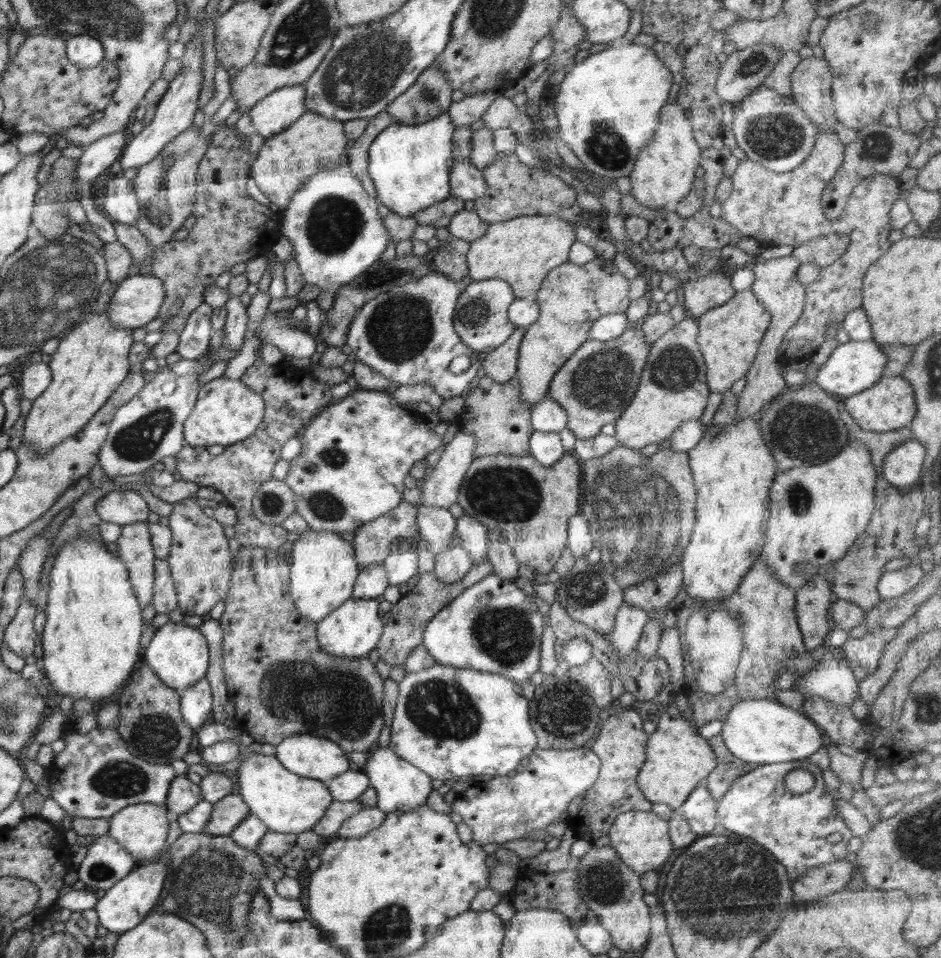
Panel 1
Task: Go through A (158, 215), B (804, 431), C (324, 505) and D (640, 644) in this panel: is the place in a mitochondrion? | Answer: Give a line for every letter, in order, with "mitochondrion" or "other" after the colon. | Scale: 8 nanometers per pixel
A: mitochondrion
B: mitochondrion
C: mitochondrion
D: other

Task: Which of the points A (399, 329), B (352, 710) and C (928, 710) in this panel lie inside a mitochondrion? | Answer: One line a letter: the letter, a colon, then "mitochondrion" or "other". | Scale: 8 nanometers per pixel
A: mitochondrion
B: mitochondrion
C: mitochondrion

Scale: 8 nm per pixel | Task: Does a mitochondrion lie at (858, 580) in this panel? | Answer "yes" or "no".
no

